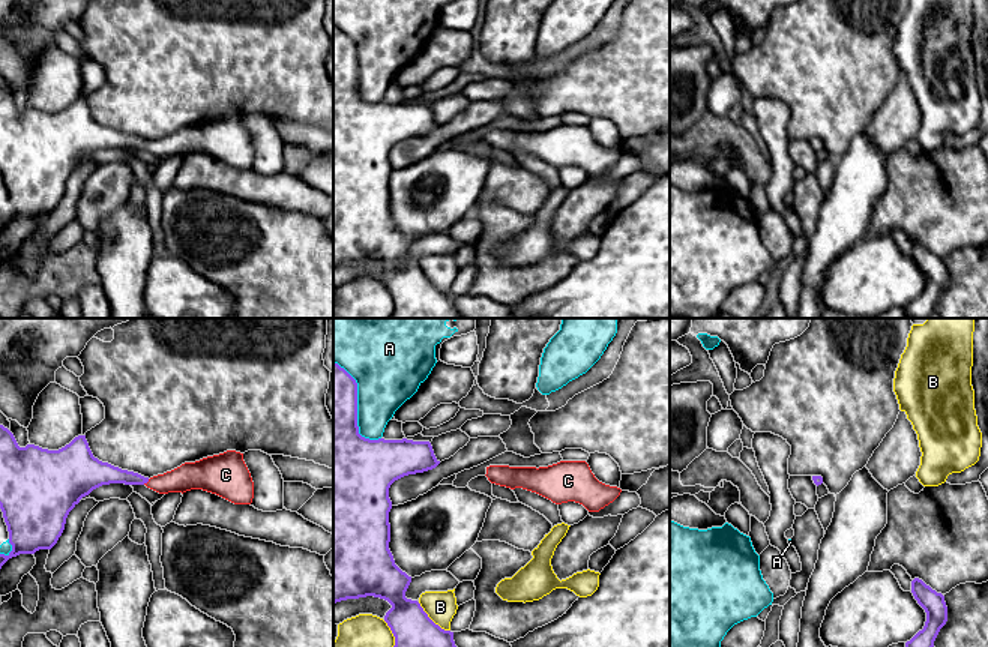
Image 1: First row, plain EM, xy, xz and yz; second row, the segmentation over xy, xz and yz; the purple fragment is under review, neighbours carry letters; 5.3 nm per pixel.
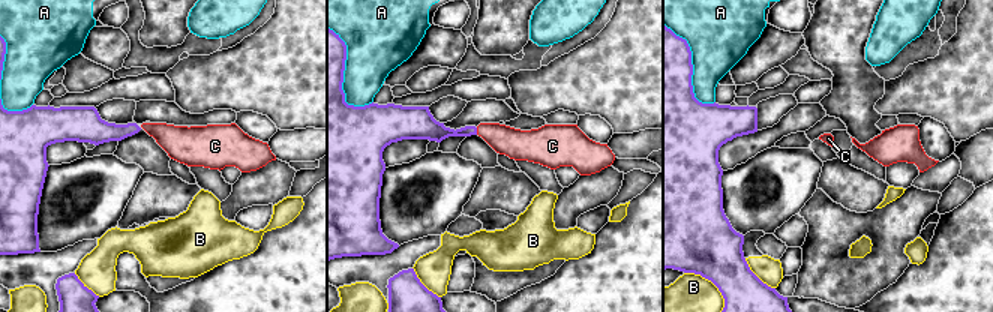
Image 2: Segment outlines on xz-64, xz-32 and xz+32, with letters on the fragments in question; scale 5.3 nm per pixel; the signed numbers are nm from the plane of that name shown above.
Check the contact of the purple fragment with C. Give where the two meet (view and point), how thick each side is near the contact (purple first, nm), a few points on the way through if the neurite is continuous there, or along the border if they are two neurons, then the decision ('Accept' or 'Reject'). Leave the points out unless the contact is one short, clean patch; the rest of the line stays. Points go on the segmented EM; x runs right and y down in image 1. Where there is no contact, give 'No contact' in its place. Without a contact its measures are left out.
Touches purple at xy (146, 482). Thickness 130 nm (purple) against 150 nm. Path across: xy (101, 473), (146, 482), (171, 482), (188, 476). Accept

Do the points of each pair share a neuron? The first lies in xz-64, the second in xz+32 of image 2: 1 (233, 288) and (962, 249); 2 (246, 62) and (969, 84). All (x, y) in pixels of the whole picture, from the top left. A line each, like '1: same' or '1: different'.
1: same
2: same

